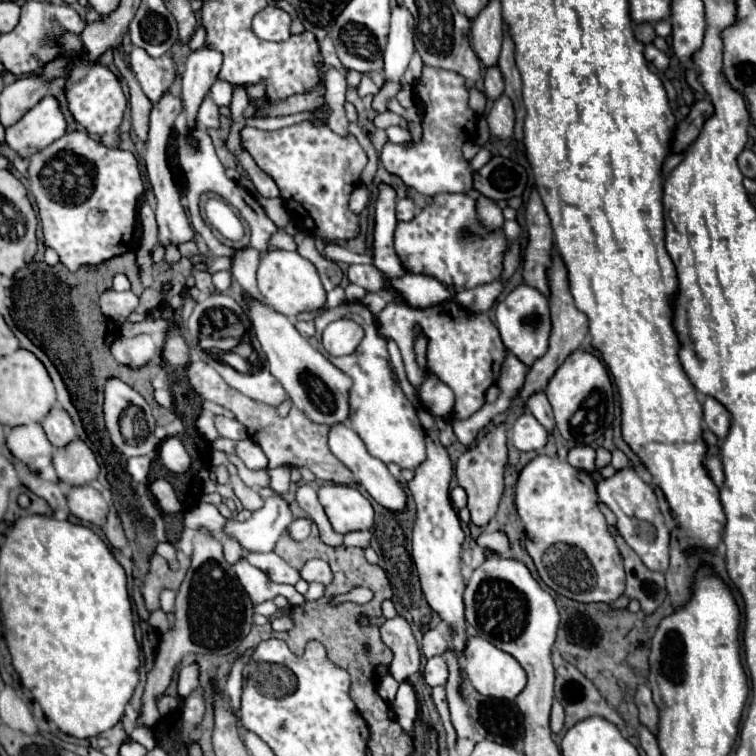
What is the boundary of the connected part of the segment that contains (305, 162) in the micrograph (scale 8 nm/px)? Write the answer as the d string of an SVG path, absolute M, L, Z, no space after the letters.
M304 121L278 131L244 127L242 145L258 167L276 181L286 209L302 229L308 229L324 241L350 239L358 233L358 217L348 211L348 197L360 183L360 173L368 159L352 135L342 139L328 125L314 127Z

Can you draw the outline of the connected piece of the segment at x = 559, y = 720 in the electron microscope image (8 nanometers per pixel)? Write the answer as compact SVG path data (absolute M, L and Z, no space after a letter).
M554 701L552 715L550 715L550 729L552 733L560 733L562 727L564 727L564 707L558 701Z

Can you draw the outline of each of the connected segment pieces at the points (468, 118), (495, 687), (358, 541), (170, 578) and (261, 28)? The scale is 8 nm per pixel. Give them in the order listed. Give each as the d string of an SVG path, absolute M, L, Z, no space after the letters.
M424 65L420 81L414 85L414 93L422 103L422 143L414 143L406 149L388 141L380 153L380 161L390 173L398 175L418 193L430 197L438 193L468 193L472 189L472 171L462 157L462 143L476 133L476 115L468 107L464 79L454 71Z
M470 637L470 639L468 639L468 645L466 645L466 649L464 649L464 661L466 661L466 663L464 663L464 671L466 671L466 675L468 675L470 685L472 685L478 693L482 693L482 695L486 695L486 697L512 701L512 699L516 699L516 697L522 693L522 689L526 687L526 673L524 673L524 669L520 667L520 663L518 663L512 655L496 649L492 643L488 643L488 641L482 639L482 637Z
M350 531L344 535L344 545L352 545L352 547L368 547L370 545L370 531Z
M152 555L152 561L150 561L150 573L144 581L144 587L142 587L142 595L144 595L144 601L146 601L146 607L150 611L156 611L160 609L160 601L158 601L158 595L160 595L160 589L164 587L170 587L170 589L178 589L184 575L186 575L186 569L190 565L190 559L180 555L180 569L170 569L168 561L160 555Z
M269 4L256 14L252 21L252 31L266 41L286 41L290 37L290 15Z

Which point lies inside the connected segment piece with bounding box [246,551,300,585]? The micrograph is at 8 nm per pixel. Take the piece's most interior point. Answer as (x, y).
(275, 567)

